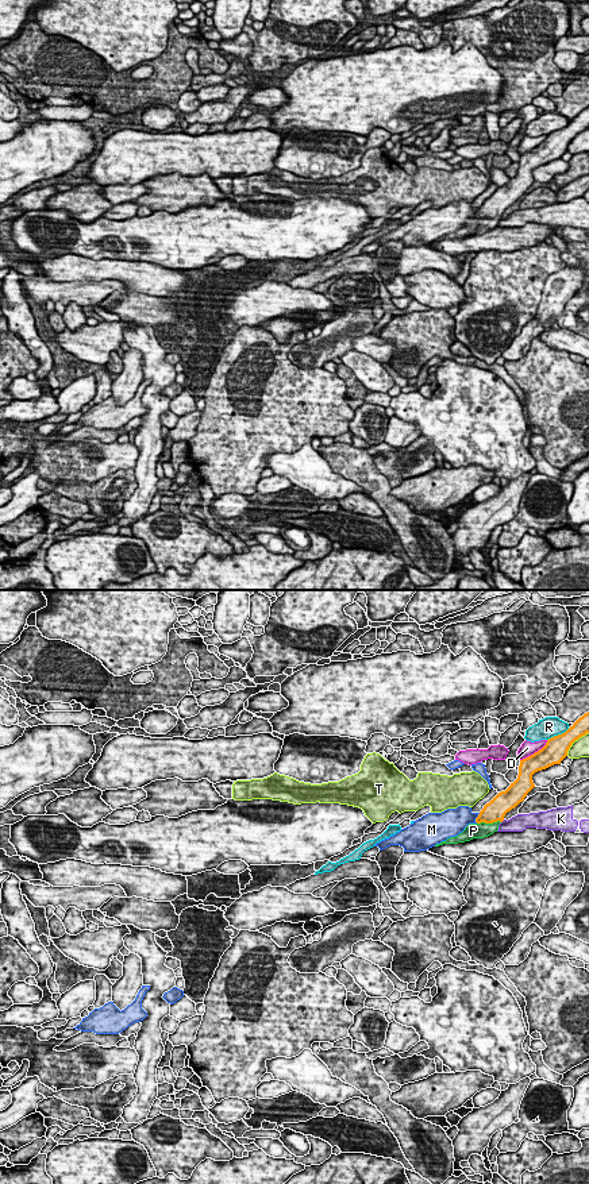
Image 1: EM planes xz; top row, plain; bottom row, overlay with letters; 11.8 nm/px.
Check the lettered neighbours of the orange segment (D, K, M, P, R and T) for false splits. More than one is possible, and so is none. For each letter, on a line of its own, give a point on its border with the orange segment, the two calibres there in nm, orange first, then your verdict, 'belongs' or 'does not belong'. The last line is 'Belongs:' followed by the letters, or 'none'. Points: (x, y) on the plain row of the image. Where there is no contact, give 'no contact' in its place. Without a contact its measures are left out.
D: contact xz (535, 147); calibres 280 and 170 nm; does not belong
K: no contact; does not belong
M: contact xz (476, 213); calibres 240 and 280 nm; does not belong
P: contact xz (488, 218); calibres 240 and 190 nm; belongs
R: contact xz (558, 130); calibres 280 and 240 nm; does not belong
T: contact xz (574, 135); calibres 280 and 220 nm; does not belong
Belongs: P

